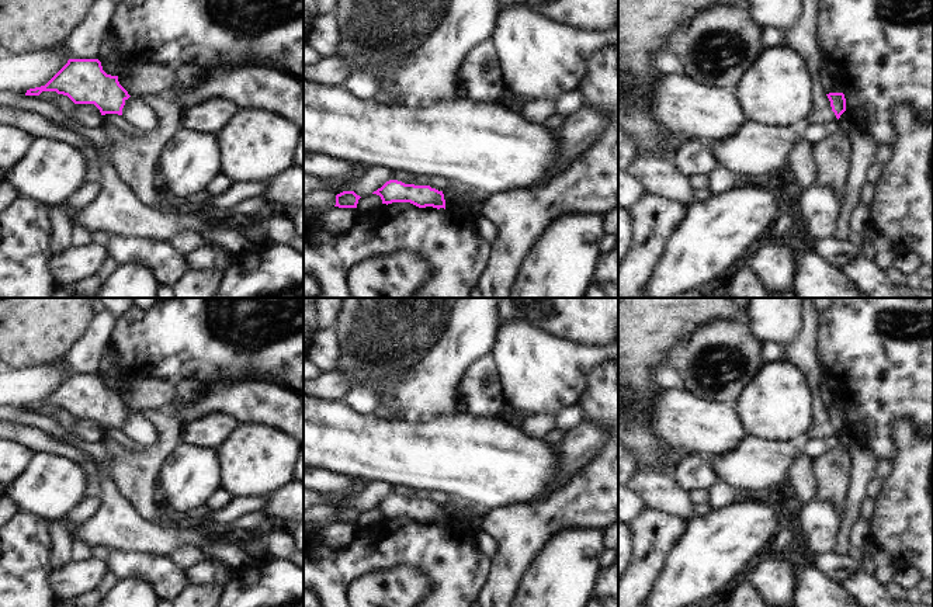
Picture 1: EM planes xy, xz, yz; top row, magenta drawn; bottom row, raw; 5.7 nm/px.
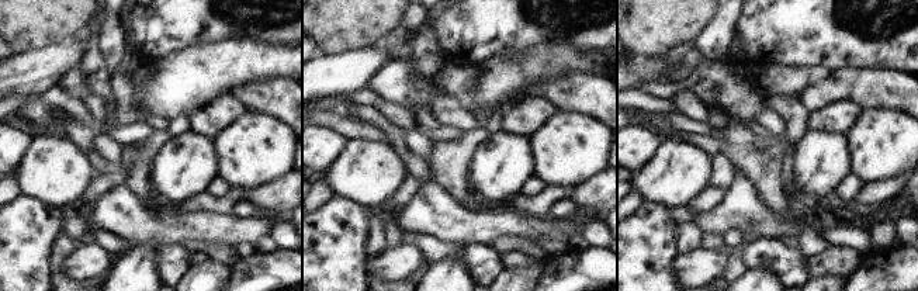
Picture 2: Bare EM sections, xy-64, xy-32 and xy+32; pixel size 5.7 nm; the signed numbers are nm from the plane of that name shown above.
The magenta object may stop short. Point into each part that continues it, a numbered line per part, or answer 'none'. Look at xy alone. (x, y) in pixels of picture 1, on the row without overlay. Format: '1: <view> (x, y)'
none

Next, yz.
none

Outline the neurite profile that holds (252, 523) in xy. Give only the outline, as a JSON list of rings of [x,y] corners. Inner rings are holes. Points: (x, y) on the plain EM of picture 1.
[[[250,511],[233,520],[229,528],[237,534],[254,535],[267,528],[267,518],[261,511]]]

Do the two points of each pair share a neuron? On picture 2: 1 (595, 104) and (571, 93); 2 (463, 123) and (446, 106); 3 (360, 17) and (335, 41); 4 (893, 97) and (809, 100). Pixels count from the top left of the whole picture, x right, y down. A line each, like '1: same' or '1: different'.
1: same
2: same
3: same
4: same

